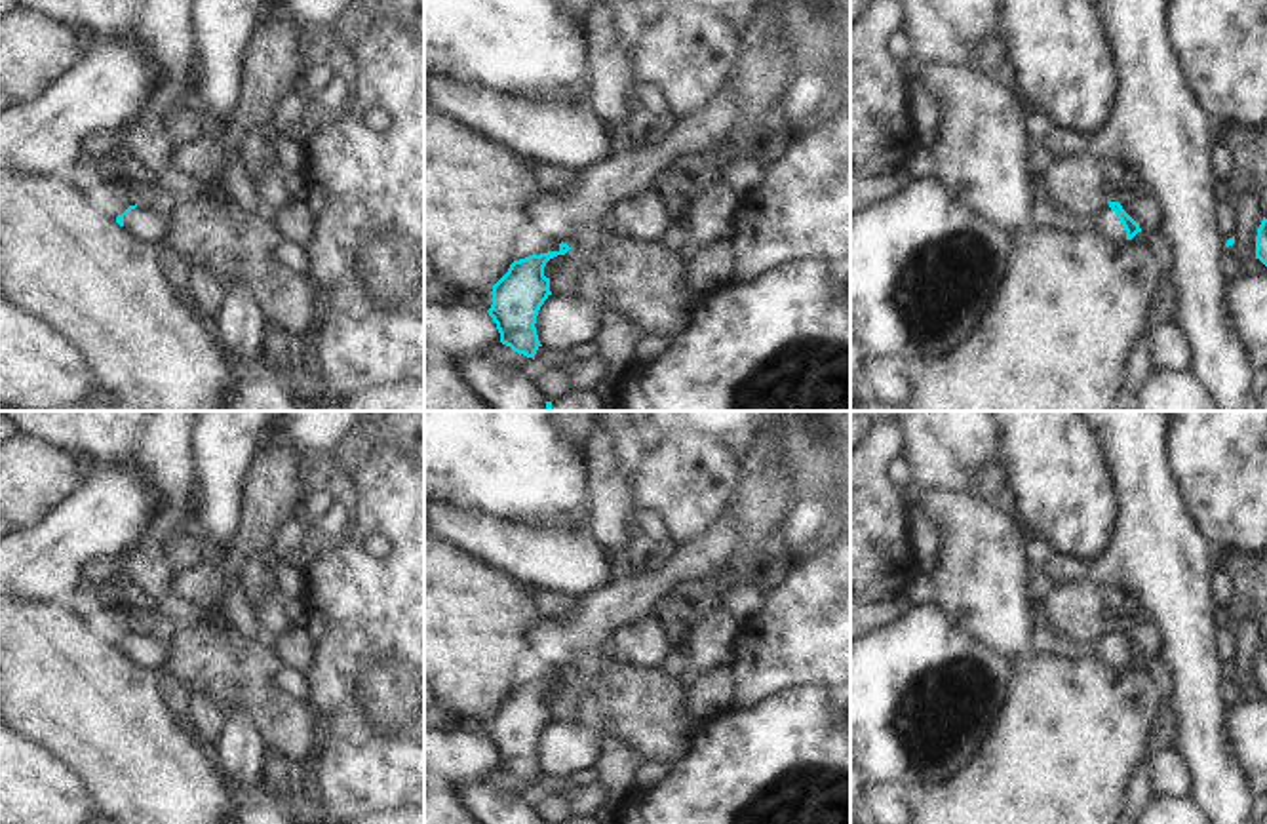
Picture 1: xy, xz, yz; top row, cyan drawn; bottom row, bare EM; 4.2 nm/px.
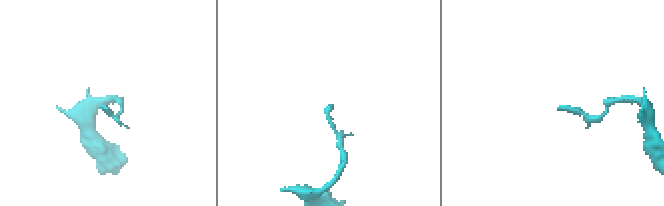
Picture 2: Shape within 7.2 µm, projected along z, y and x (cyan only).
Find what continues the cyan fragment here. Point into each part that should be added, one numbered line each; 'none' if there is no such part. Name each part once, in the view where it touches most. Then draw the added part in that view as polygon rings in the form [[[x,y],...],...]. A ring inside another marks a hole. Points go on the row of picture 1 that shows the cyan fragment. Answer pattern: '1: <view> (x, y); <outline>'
1: yz (1106, 221); [[[1105,206],[1098,213],[1090,215],[1092,228],[1100,230],[1105,238],[1122,244],[1126,242],[1126,230],[1115,211]]]

